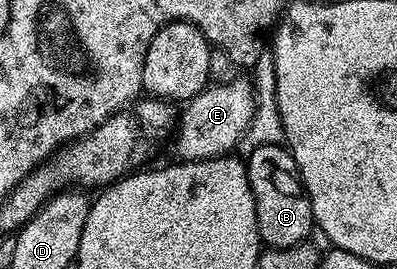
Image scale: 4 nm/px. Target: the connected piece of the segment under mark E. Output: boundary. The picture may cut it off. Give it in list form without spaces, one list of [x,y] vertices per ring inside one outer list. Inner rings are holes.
[[[238,76],[229,83],[206,86],[180,107],[171,138],[176,157],[182,162],[198,162],[232,155],[240,147],[256,107],[257,91],[248,77]]]

